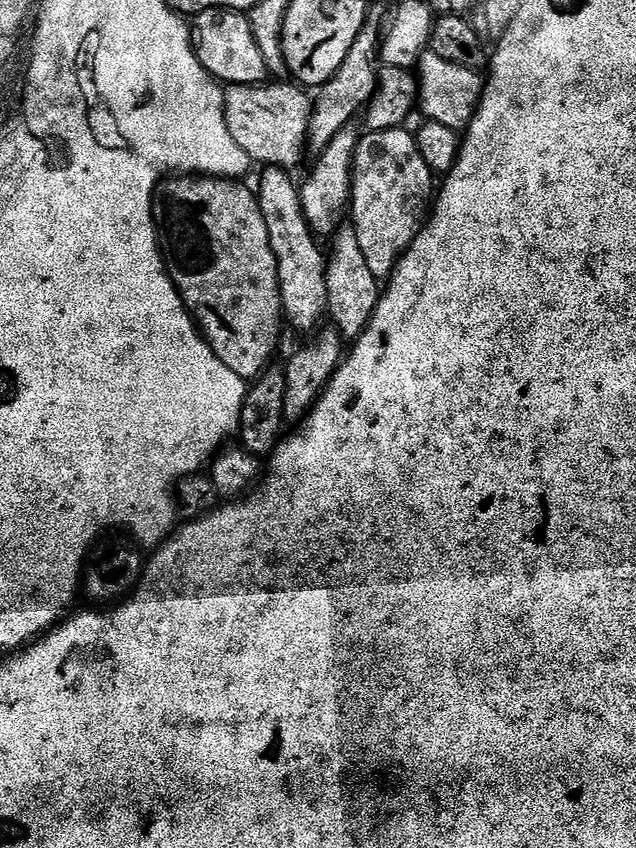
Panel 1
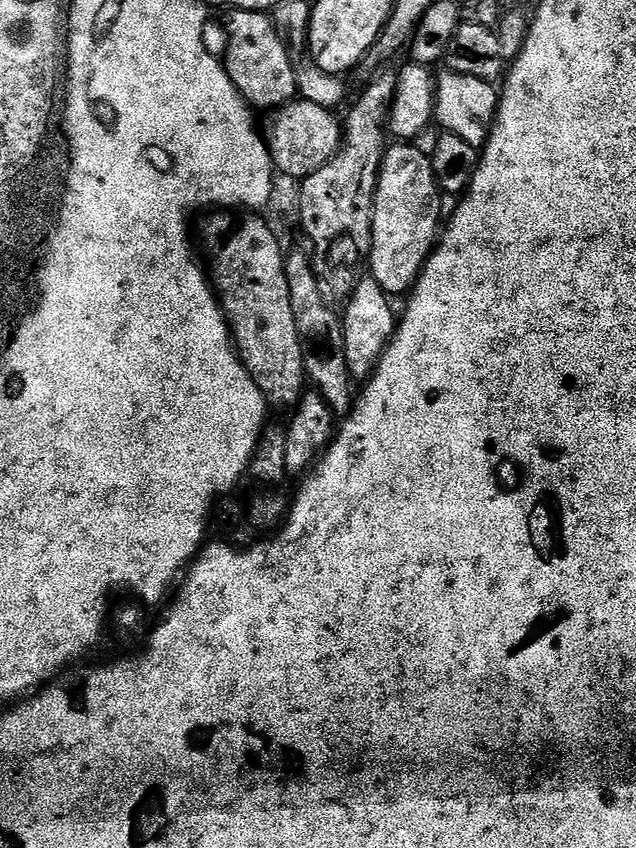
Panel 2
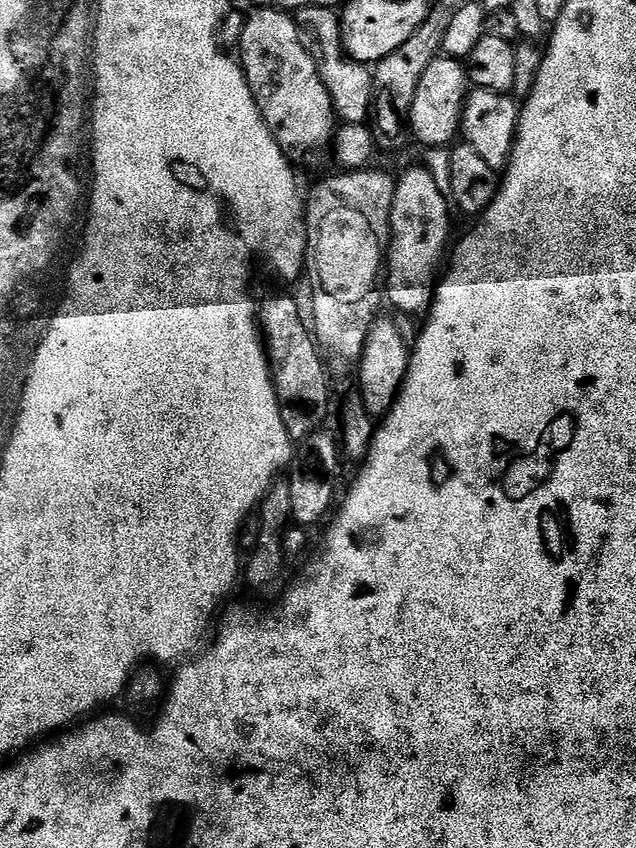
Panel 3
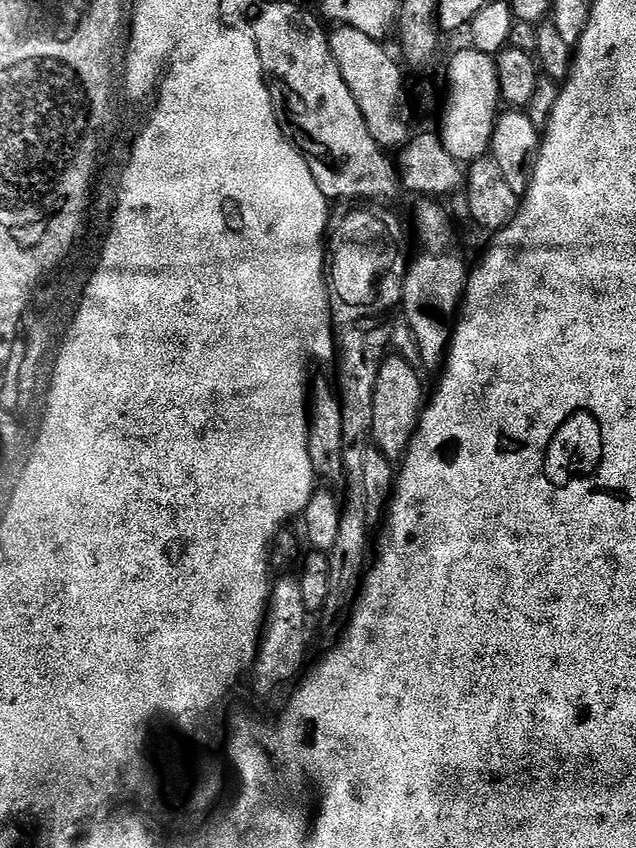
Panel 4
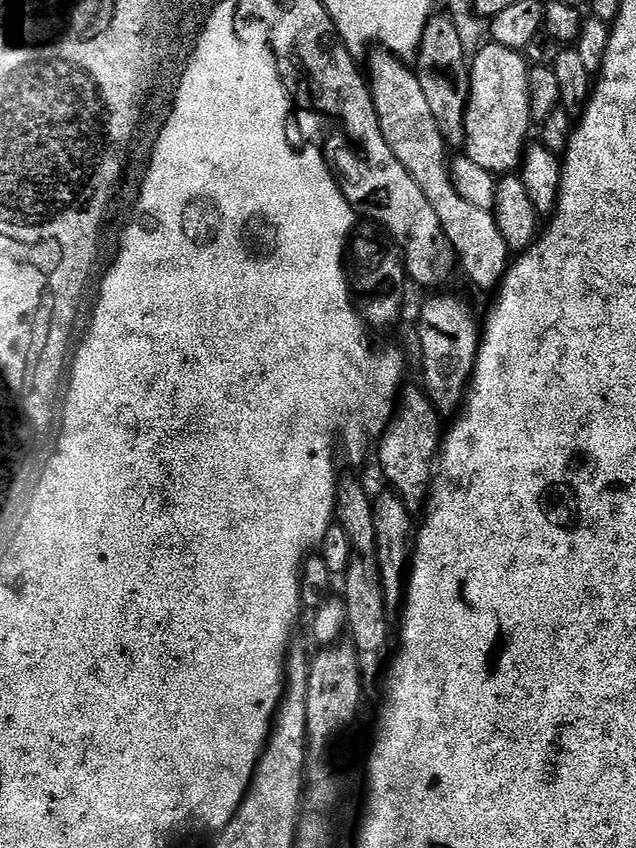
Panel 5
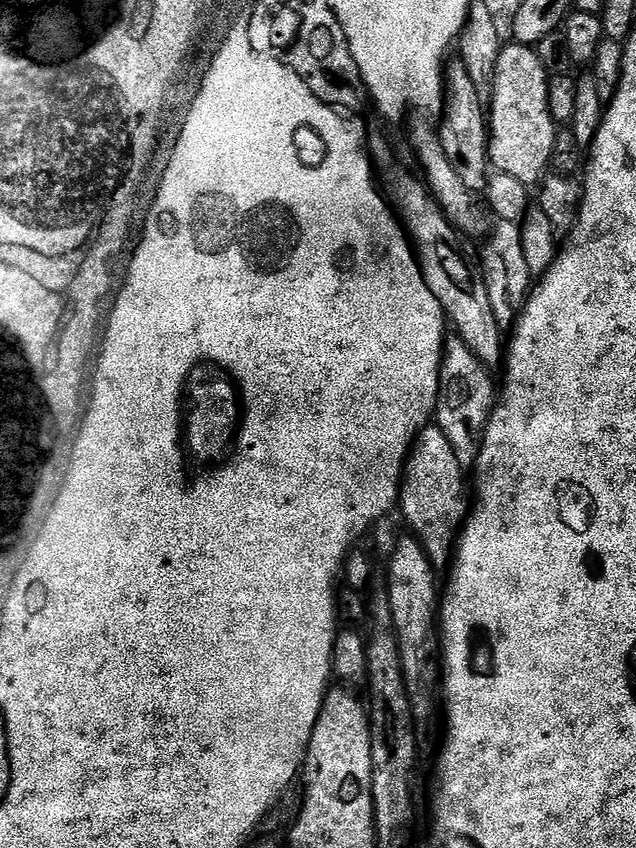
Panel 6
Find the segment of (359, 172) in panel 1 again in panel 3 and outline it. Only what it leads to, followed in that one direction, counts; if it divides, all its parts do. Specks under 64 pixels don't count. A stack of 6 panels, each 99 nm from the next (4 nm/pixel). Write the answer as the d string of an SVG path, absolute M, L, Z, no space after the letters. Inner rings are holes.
M408 168L396 180L394 206L390 214L392 239L388 242L386 257L386 282L388 278L386 300L389 300L400 312L420 312L420 314L424 314L432 307L434 285L442 272L440 259L443 258L444 247L448 244L448 231L452 228L452 220L448 217L450 200L442 184L441 188L439 182L436 181L435 174L428 168Z

